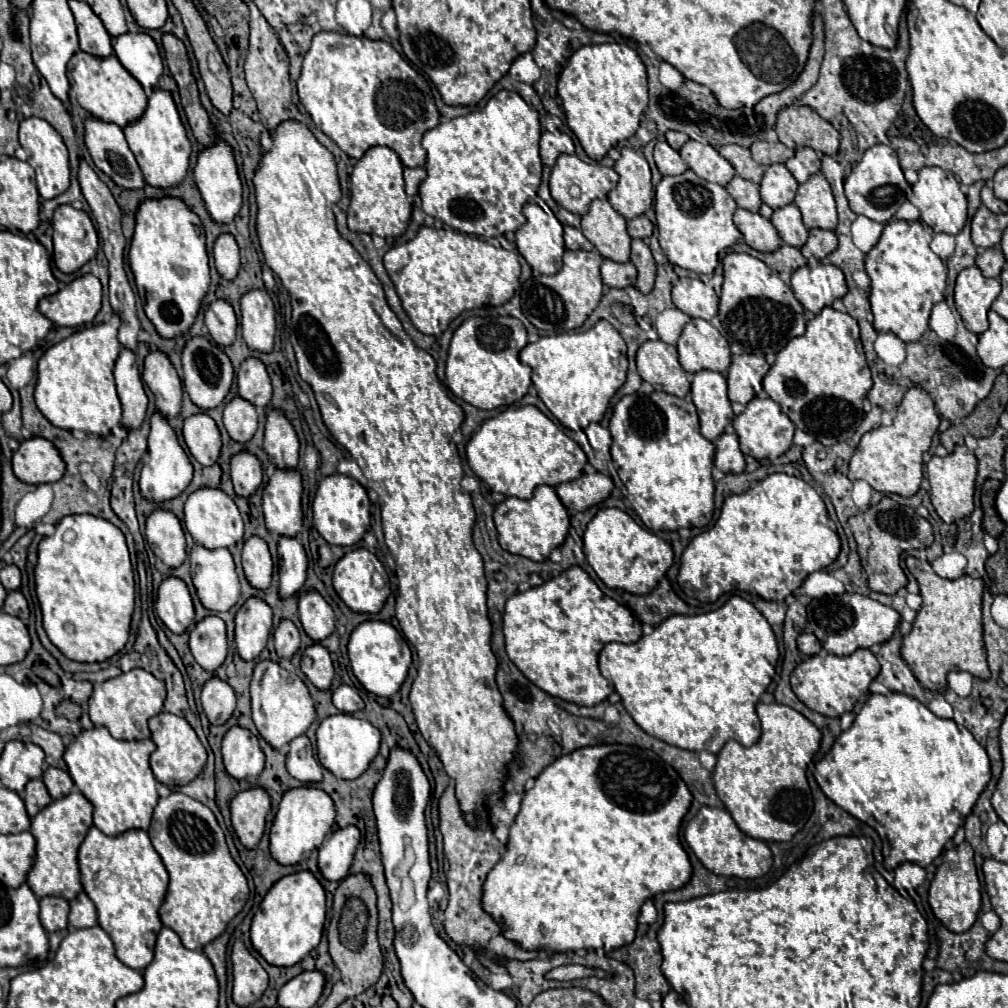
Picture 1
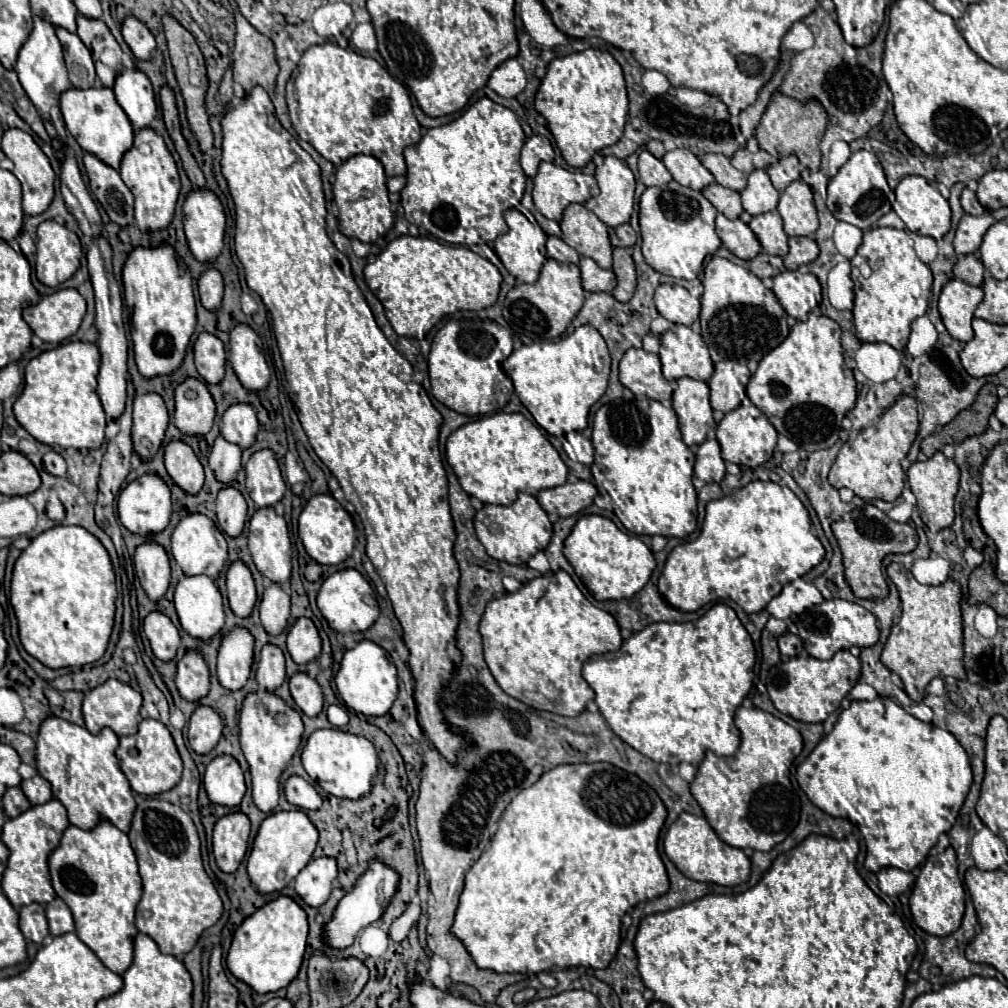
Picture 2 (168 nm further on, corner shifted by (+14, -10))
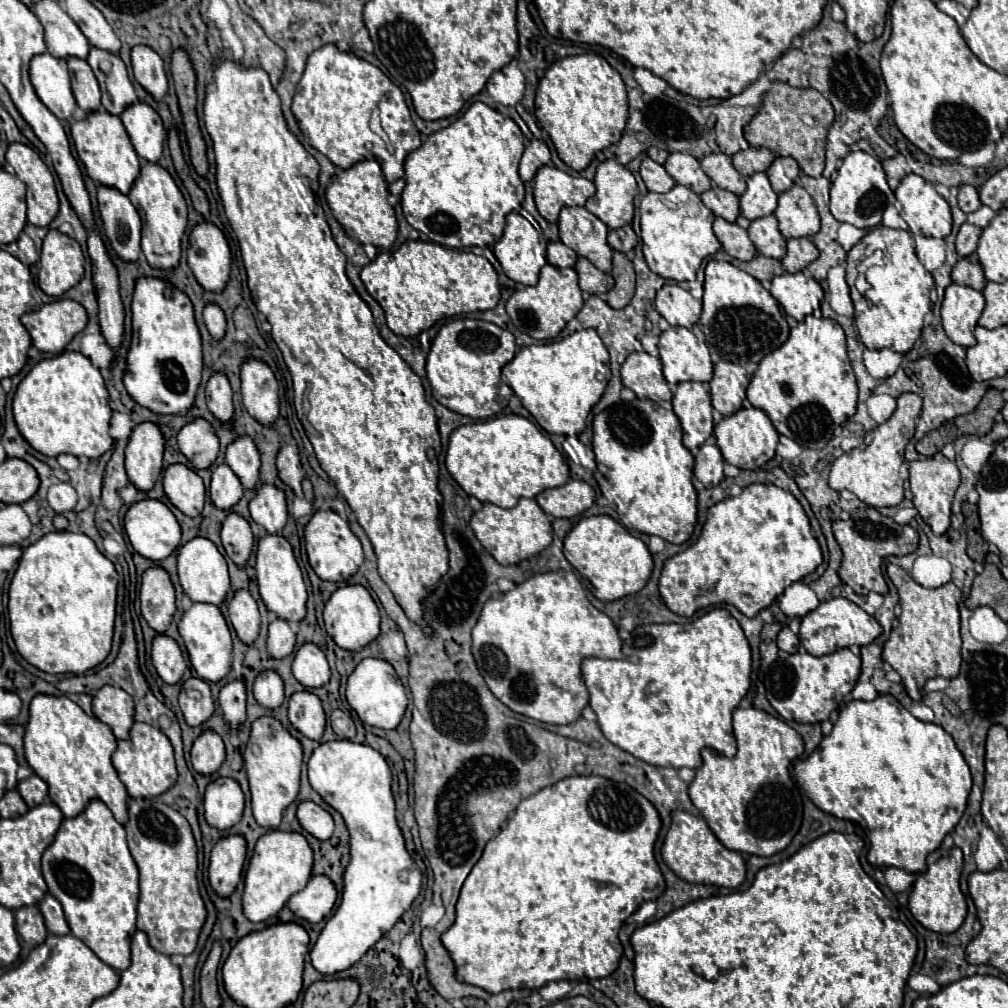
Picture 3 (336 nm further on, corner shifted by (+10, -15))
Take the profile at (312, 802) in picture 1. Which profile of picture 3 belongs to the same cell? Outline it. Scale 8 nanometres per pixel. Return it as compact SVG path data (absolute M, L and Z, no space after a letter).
M280 829L264 833L256 843L254 855L250 859L244 877L246 889L242 901L246 917L250 921L266 921L268 917L276 915L286 905L290 895L306 887L312 871L312 861L314 861L314 851L302 833L280 831Z

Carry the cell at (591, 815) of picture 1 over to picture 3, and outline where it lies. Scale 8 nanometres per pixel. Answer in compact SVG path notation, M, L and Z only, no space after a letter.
M572 775L566 779L560 779L556 785L544 787L542 791L526 797L514 811L514 817L508 819L506 827L488 841L480 861L472 867L470 875L466 877L460 899L456 903L456 921L452 927L442 935L442 943L452 955L458 971L458 979L476 987L482 987L490 993L500 993L506 989L540 989L542 985L550 981L560 979L602 979L610 975L622 957L622 945L618 939L618 931L622 923L638 909L644 901L654 901L662 891L666 889L664 877L660 873L660 867L654 859L654 843L660 831L660 815L656 807L642 797L636 789L632 789L628 783L618 783L600 775Z

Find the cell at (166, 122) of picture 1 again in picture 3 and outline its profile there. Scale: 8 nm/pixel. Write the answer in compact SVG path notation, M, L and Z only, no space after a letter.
M142 163L140 175L128 193L142 217L142 251L152 267L170 269L180 259L180 235L186 229L186 201L174 177L160 163Z

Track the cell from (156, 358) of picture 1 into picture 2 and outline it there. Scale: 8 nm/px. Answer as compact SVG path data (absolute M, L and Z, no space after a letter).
M154 392L138 396L134 400L132 422L134 452L144 462L150 462L156 456L158 448L162 446L164 432L168 426L168 410L164 406L164 400Z

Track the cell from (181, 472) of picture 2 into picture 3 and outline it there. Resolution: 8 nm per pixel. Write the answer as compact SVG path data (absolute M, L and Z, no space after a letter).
M174 463L164 471L164 493L184 515L196 517L202 513L206 489L202 477L182 463Z

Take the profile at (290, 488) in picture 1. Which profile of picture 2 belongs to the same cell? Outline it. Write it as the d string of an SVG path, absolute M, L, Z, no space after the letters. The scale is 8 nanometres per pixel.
M256 510L250 518L248 548L258 572L274 584L288 584L292 576L292 548L288 526L274 510Z

